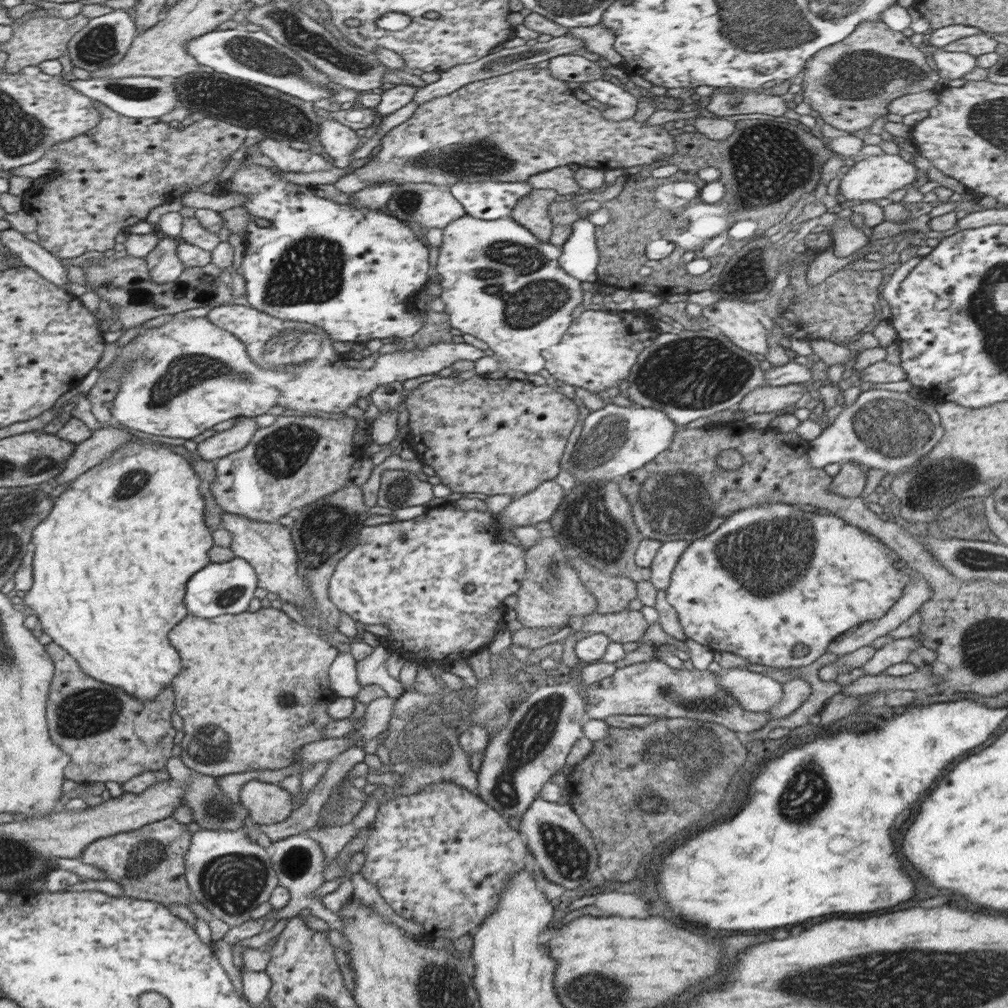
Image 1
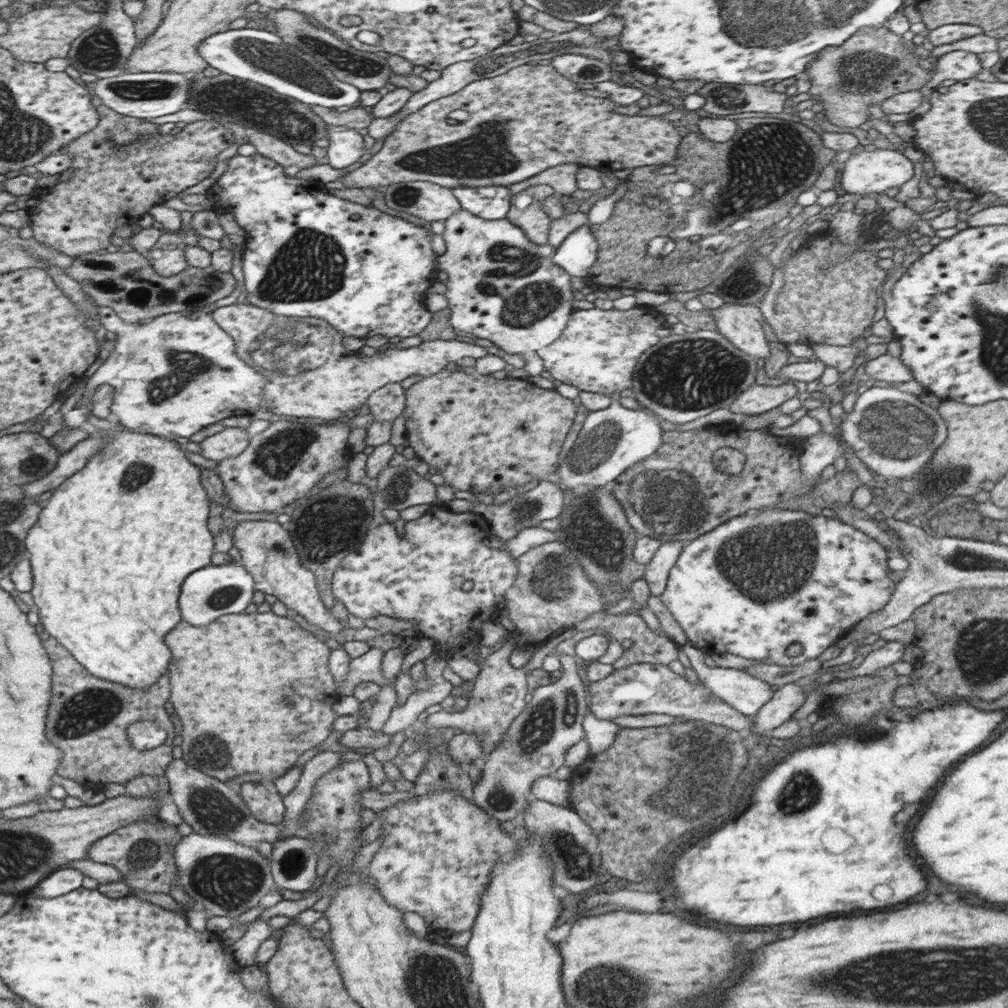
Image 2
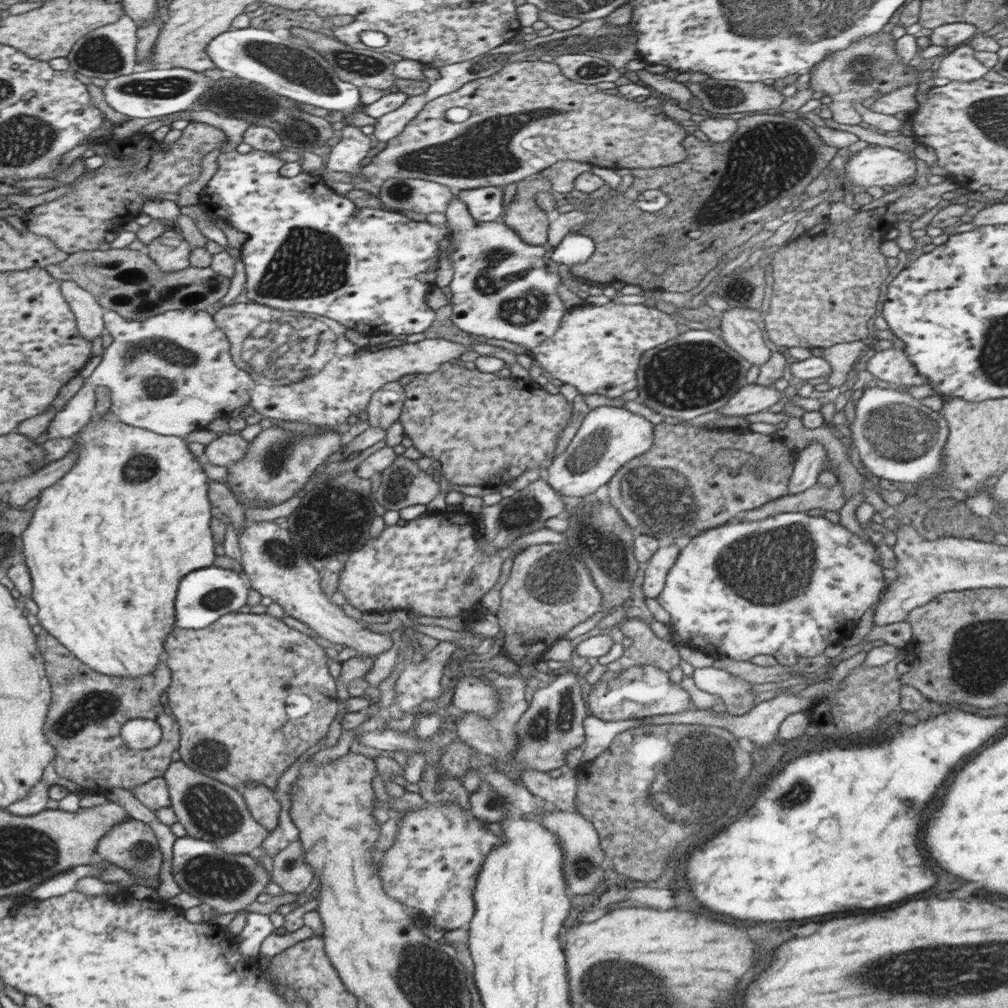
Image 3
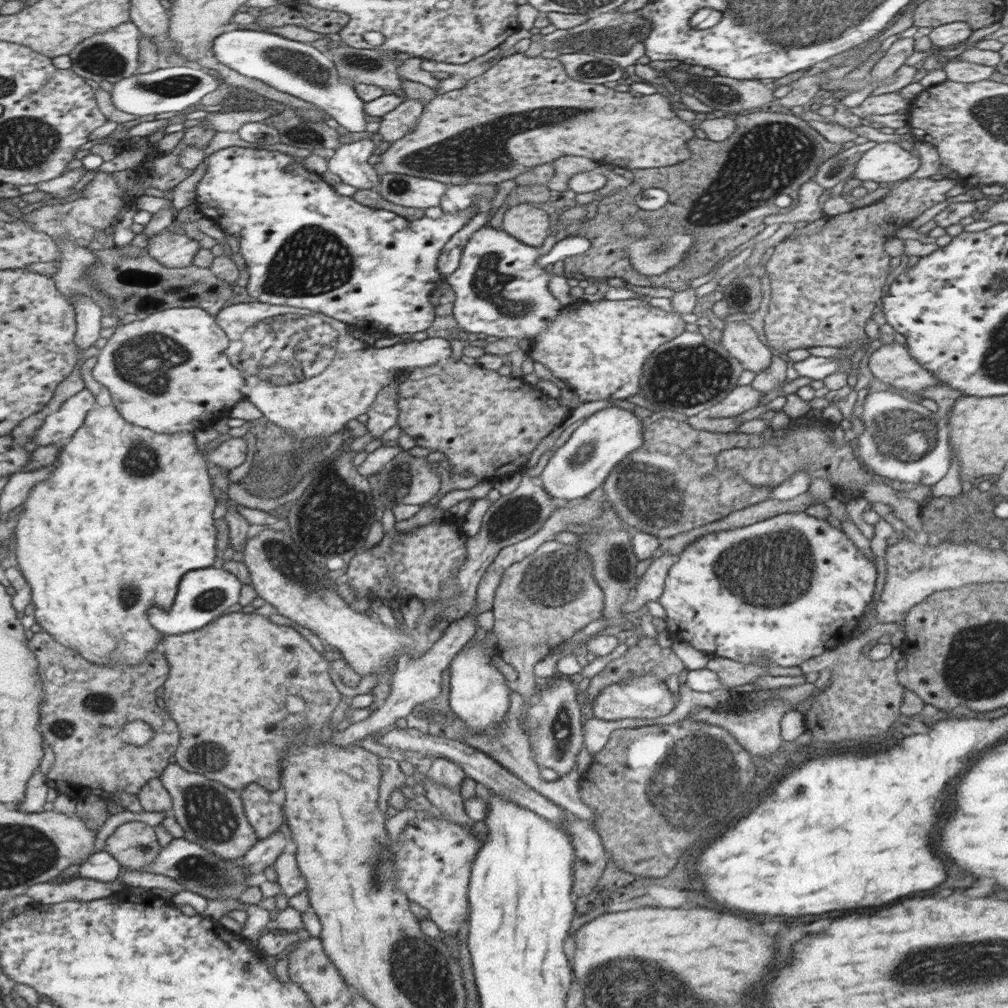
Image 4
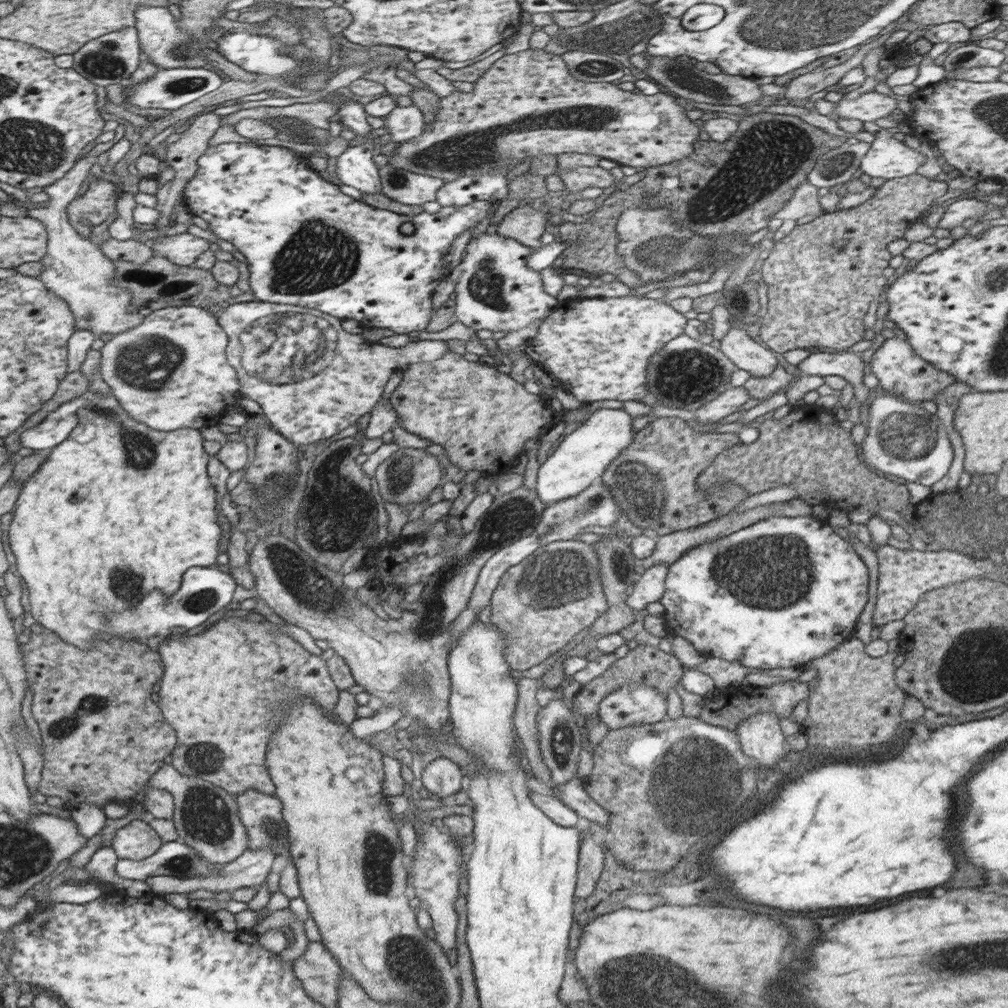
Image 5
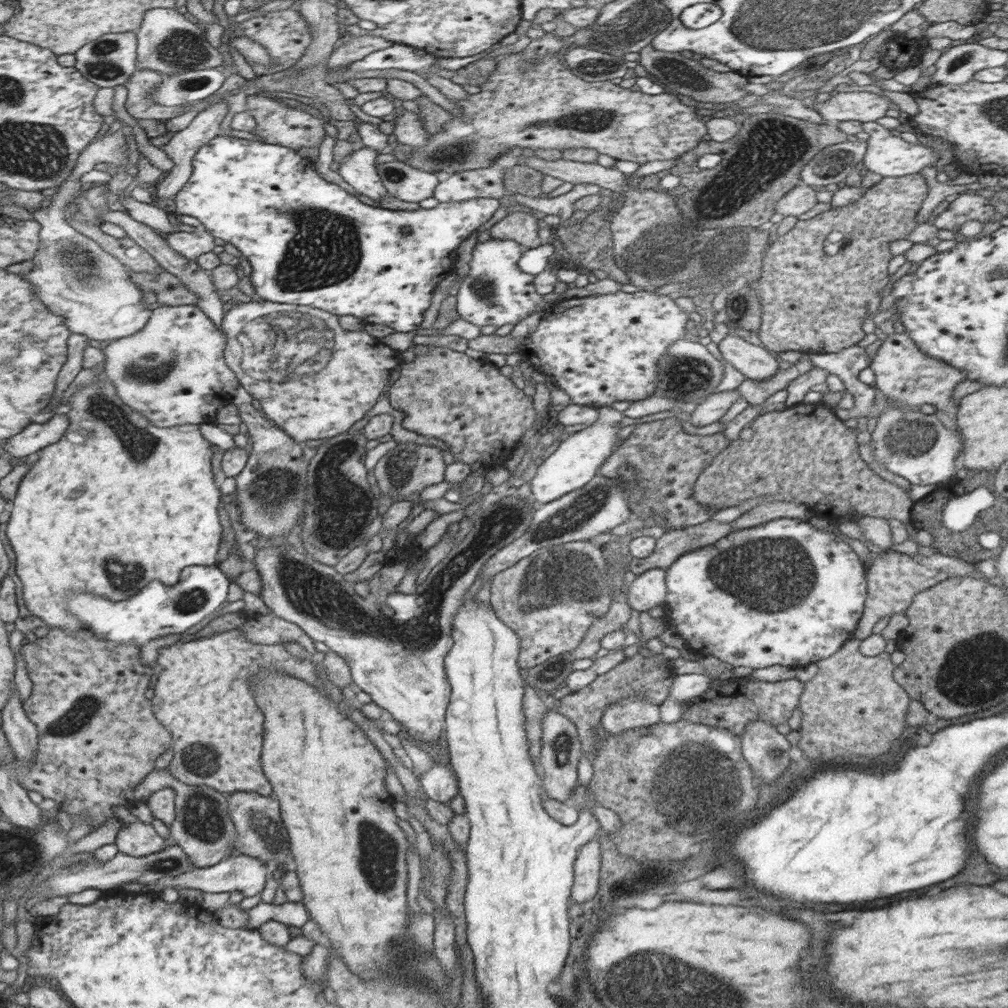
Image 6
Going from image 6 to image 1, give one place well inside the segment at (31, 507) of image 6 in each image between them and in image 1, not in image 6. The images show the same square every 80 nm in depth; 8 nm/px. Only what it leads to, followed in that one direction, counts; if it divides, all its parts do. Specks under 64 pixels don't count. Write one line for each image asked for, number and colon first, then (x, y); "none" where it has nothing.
1: (112, 559)
2: (111, 548)
3: (108, 544)
4: (139, 504)
5: (150, 513)

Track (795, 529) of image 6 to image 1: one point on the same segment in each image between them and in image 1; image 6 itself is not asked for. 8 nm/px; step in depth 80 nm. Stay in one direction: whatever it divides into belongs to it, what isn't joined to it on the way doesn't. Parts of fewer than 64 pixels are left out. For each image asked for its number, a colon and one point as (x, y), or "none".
1: (770, 578)
2: (818, 577)
3: (818, 578)
4: (718, 595)
5: (808, 587)

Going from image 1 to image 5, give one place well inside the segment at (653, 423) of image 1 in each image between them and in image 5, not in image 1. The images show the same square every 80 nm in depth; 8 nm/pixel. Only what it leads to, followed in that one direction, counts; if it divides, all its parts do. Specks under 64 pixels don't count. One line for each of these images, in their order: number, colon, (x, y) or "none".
2: (611, 440)
3: (609, 437)
4: (601, 441)
5: (582, 457)

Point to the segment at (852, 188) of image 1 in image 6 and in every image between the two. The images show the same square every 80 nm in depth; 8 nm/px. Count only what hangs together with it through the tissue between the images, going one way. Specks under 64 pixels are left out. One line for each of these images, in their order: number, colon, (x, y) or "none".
2: (866, 173)
3: (882, 167)
4: (888, 163)
5: (887, 158)
6: (887, 155)

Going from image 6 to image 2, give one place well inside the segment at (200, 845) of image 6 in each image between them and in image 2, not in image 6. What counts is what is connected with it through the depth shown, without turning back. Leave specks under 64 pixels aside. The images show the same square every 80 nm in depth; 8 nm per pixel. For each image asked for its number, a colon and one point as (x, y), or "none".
2: (210, 806)
3: (208, 809)
4: (213, 815)
5: (206, 816)

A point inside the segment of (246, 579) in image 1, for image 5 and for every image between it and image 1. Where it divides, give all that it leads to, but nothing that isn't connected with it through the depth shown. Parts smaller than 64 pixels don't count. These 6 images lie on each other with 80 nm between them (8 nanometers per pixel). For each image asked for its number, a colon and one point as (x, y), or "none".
2: (215, 590)
3: (206, 594)
4: (204, 594)
5: (204, 591)

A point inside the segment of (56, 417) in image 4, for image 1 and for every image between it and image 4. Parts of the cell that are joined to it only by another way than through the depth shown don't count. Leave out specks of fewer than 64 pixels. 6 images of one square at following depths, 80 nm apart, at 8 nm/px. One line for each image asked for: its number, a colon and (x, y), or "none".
1: (179, 379)
2: (178, 373)
3: (173, 373)

